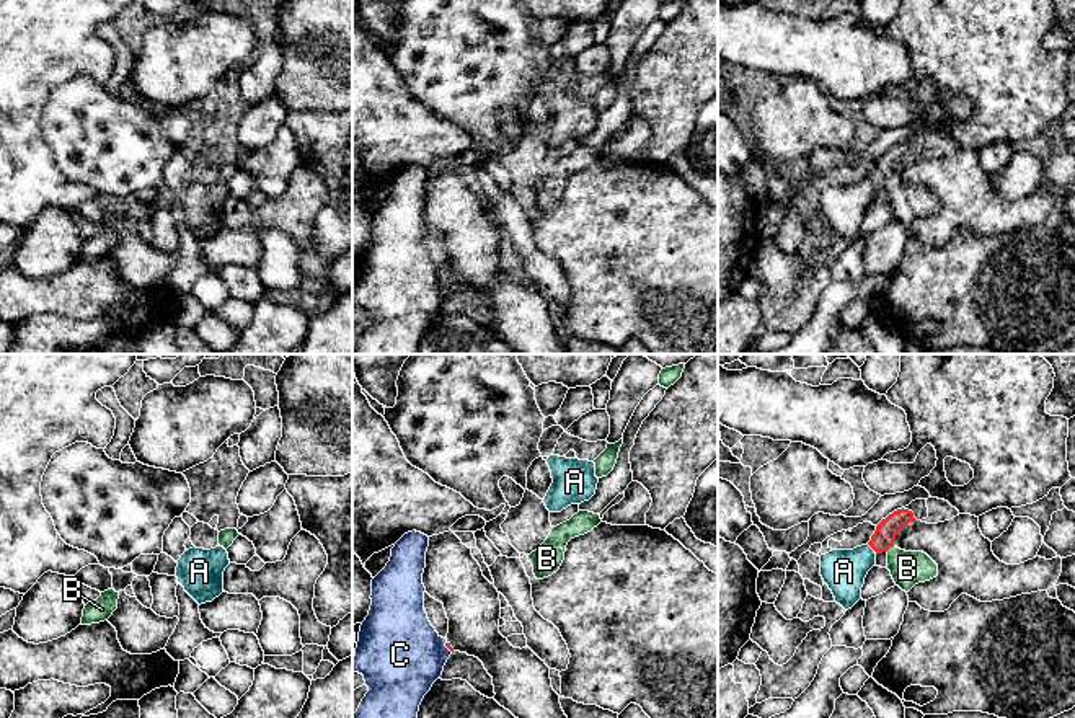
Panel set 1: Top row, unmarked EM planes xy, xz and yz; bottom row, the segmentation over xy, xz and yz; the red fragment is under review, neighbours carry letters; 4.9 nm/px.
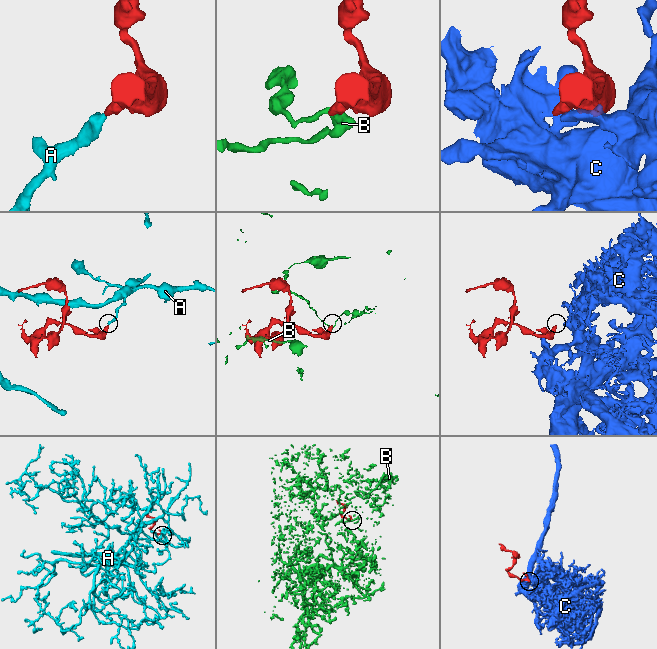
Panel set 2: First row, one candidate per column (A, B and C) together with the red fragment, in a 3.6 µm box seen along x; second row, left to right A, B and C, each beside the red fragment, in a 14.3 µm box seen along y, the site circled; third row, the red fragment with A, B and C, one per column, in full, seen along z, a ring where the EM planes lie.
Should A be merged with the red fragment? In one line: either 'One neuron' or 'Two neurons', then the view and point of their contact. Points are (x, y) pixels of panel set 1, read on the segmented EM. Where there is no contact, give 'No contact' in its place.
One neuron. Touches red at yz (871, 547)

